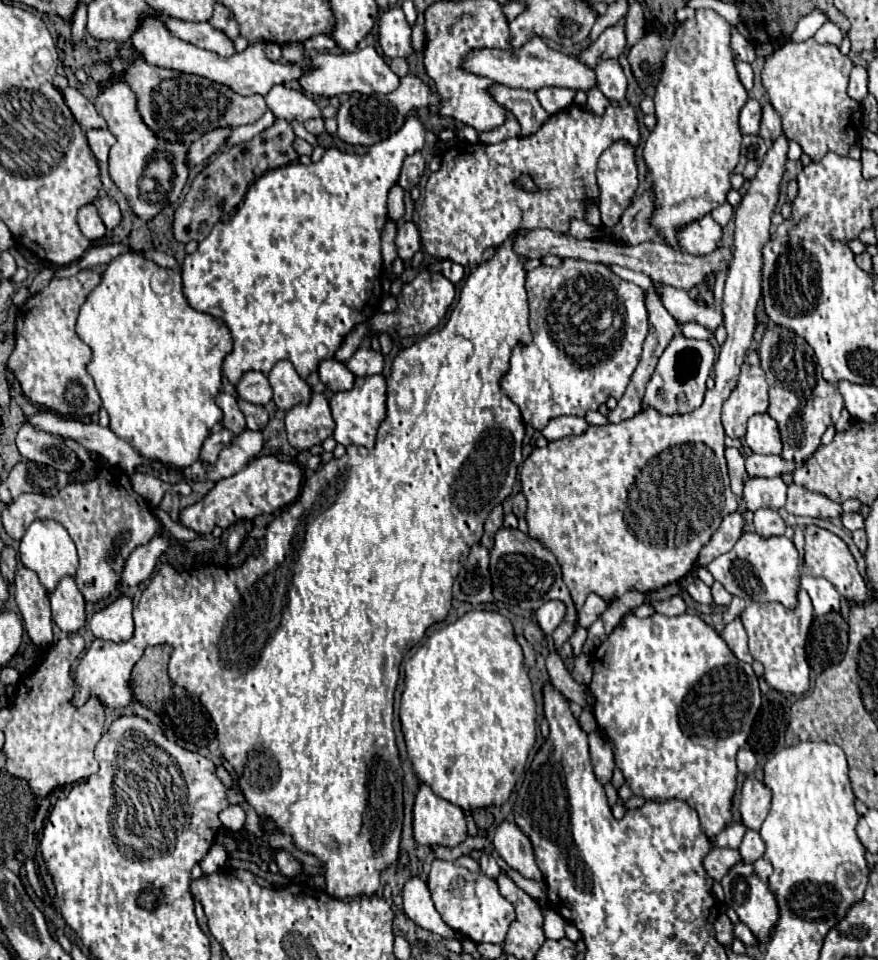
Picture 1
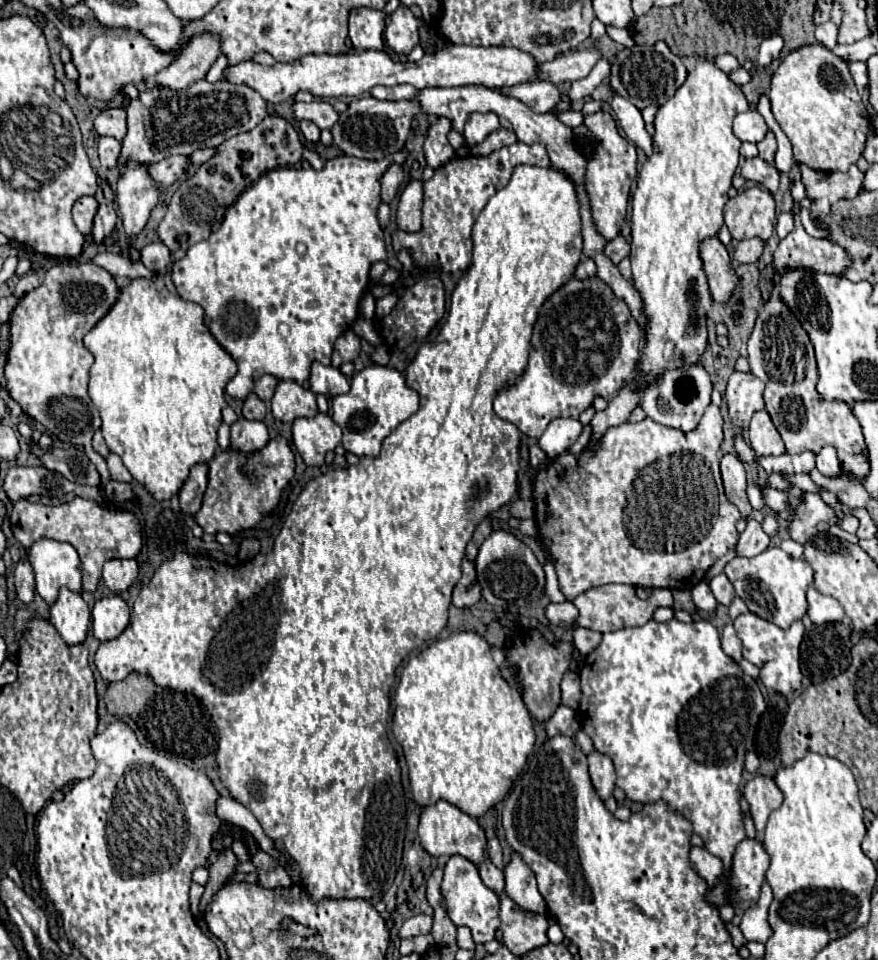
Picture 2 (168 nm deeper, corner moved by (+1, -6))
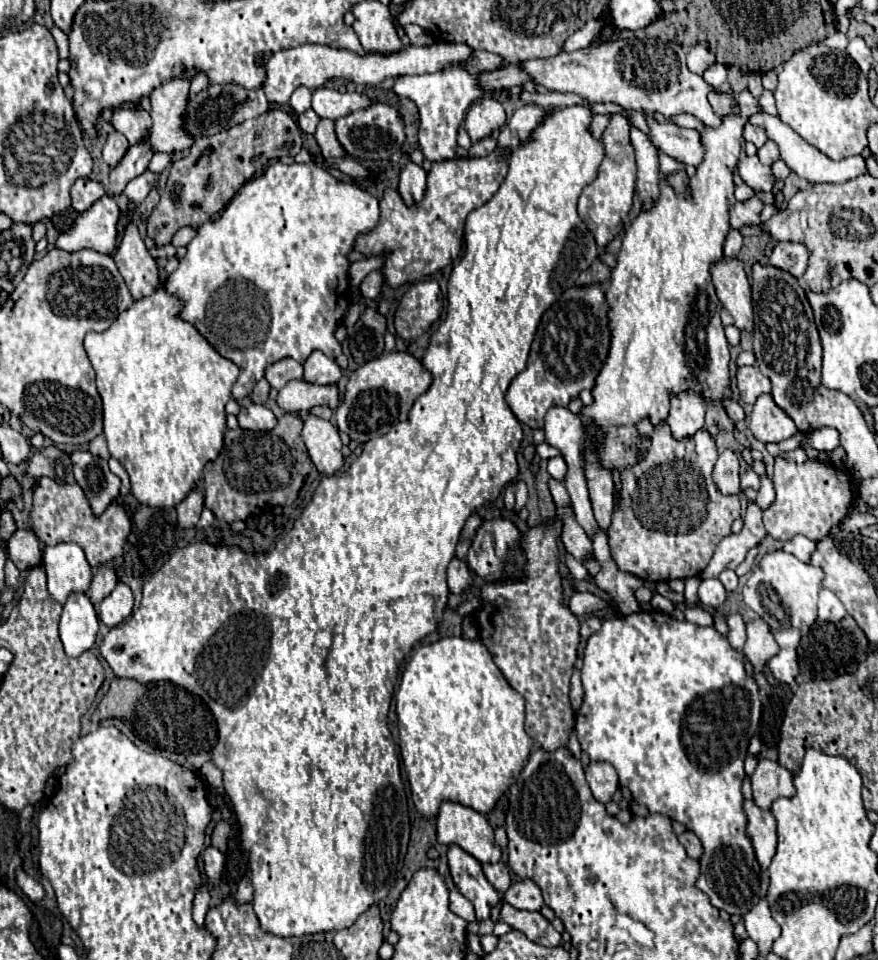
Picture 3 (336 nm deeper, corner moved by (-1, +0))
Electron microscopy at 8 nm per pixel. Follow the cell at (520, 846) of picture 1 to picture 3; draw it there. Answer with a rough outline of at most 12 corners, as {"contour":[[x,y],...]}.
{"contour":[[532,880],[514,882],[504,900],[518,910],[540,910],[542,892]]}

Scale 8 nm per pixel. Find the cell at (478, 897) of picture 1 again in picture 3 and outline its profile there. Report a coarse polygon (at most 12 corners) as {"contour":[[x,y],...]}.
{"contour":[[450,846],[448,866],[460,894],[488,920],[500,896],[480,862]]}

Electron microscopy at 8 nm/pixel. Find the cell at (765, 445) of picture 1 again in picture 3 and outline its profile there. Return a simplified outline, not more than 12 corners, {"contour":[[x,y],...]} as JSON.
{"contour":[[756,400],[750,430],[764,444],[798,432],[794,420],[772,400]]}

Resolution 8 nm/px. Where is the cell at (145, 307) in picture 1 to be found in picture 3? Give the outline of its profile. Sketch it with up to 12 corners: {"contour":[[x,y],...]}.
{"contour":[[164,288],[86,354],[140,504],[202,486],[240,374]]}

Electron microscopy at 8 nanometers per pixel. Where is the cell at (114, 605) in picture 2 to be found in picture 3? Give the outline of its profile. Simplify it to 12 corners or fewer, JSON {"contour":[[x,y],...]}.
{"contour":[[118,582],[98,606],[106,626],[122,624],[134,606],[132,590]]}

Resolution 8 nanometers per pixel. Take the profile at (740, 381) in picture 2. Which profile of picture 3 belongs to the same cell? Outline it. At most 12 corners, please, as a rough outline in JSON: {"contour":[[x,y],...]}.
{"contour":[[756,366],[738,368],[740,394],[754,404],[772,390],[768,376]]}

